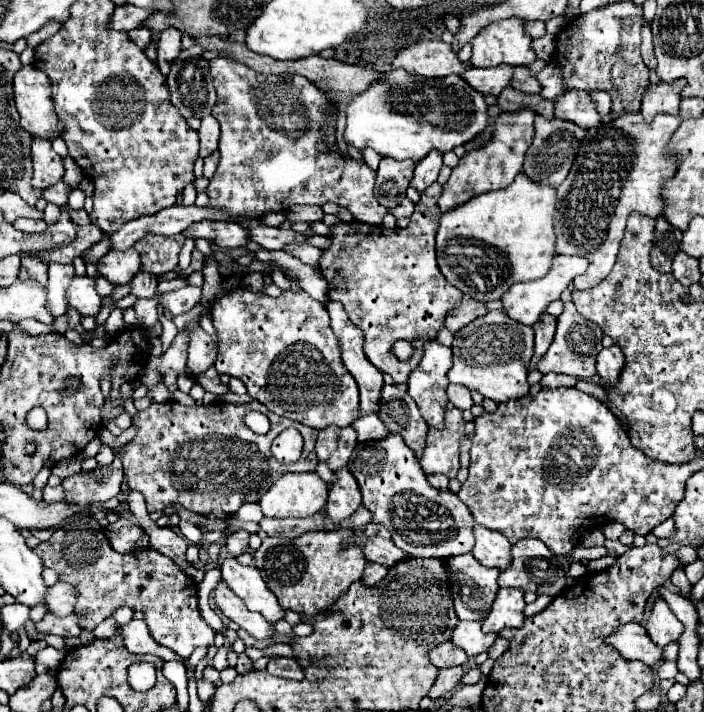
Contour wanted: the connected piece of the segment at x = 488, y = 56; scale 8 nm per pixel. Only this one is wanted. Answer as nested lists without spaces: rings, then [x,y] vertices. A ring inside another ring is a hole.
[[[497,20],[485,26],[471,42],[471,64],[491,68],[499,64],[529,66],[535,60],[531,38],[525,36],[521,20]]]

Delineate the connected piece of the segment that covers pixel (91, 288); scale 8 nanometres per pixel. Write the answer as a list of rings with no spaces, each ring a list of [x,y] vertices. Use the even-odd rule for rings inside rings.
[[[75,276],[67,288],[67,306],[75,308],[83,316],[95,316],[101,310],[101,298],[95,290],[95,280],[85,276]]]

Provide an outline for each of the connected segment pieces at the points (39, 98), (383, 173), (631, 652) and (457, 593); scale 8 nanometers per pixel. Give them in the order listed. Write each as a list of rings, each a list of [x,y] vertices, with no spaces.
[[[23,66],[13,80],[15,104],[21,116],[21,128],[33,138],[55,140],[65,130],[59,122],[53,100],[51,100],[51,80],[35,66]]]
[[[381,158],[375,182],[375,198],[385,208],[395,208],[405,200],[405,190],[409,188],[415,162]]]
[[[625,624],[621,630],[607,638],[607,644],[621,652],[623,658],[641,660],[647,666],[653,666],[663,660],[663,650],[651,642],[645,626],[641,624]]]
[[[473,554],[447,558],[447,570],[459,620],[485,620],[499,590],[499,570],[481,566]]]

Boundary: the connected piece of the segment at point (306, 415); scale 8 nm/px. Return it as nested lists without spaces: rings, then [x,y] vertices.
[[[247,288],[225,294],[211,308],[213,326],[219,336],[217,372],[239,378],[251,398],[265,404],[277,416],[301,422],[309,428],[321,430],[325,426],[349,426],[359,416],[359,388],[353,376],[341,362],[339,342],[329,326],[329,314],[323,304],[315,302],[307,292],[289,292],[271,298],[265,294],[253,294]]]

